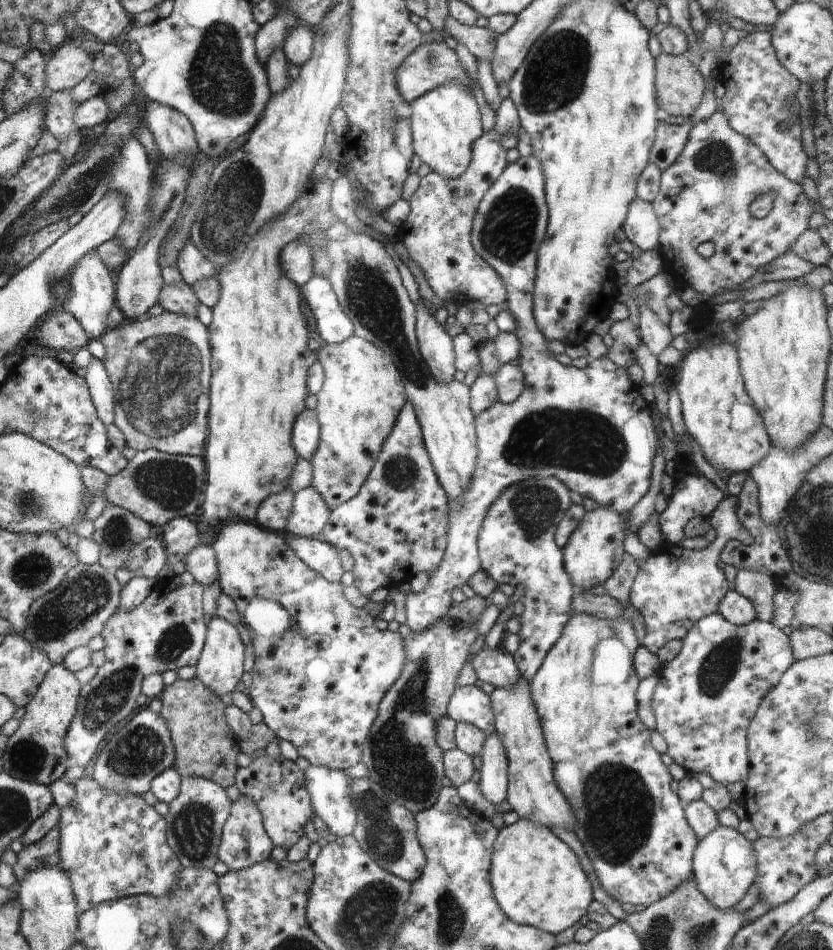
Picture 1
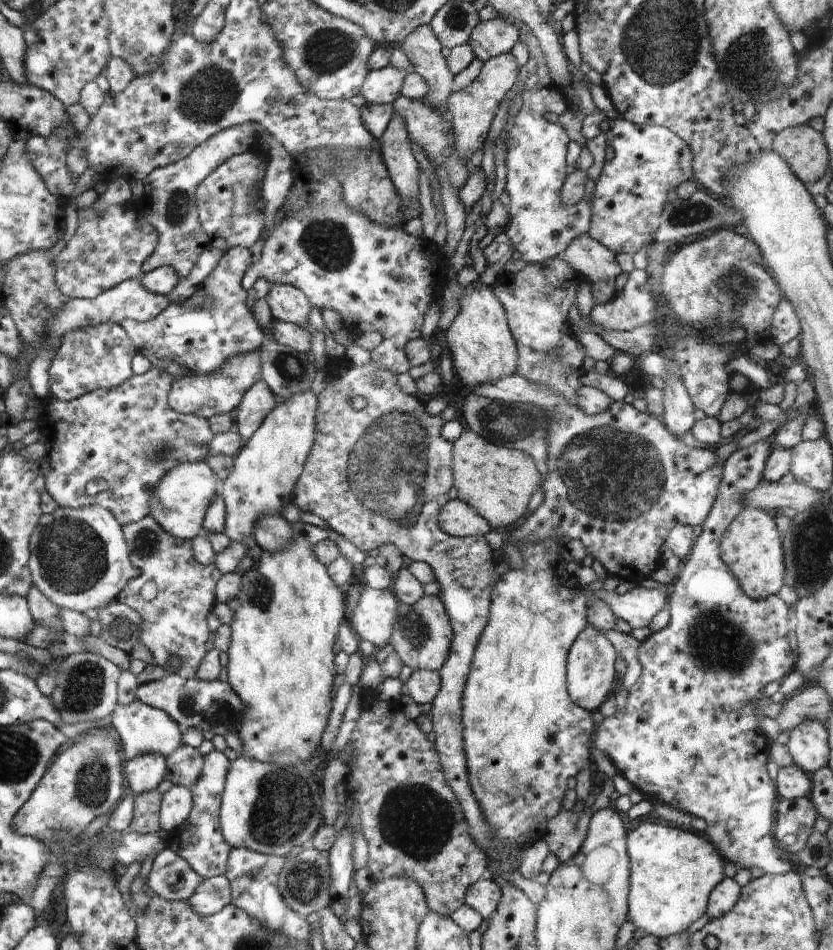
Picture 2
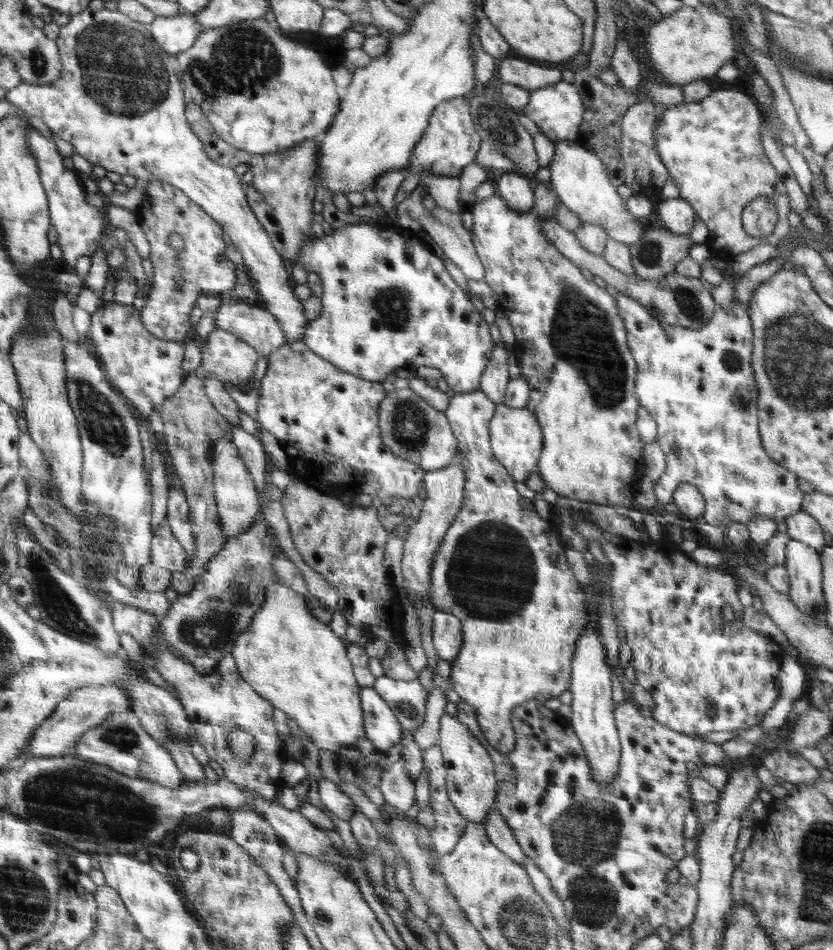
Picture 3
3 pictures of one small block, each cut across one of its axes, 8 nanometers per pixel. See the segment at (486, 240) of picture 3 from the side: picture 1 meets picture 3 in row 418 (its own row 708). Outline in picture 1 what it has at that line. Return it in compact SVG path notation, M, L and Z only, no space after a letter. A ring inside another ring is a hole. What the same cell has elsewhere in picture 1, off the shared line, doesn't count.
M573 613L570 616L570 620L566 622L566 626L562 628L562 636L550 648L540 669L529 681L528 686L530 686L530 698L534 702L538 720L540 720L548 754L556 769L558 789L563 796L569 799L570 808L574 810L574 818L576 818L574 834L582 843L584 852L586 852L590 862L592 862L592 868L596 872L596 878L598 878L600 886L610 898L614 898L621 904L628 903L634 906L642 904L647 907L663 900L666 896L670 896L684 882L693 880L692 856L694 848L698 844L698 838L686 821L684 806L670 787L670 782L673 779L668 773L667 767L661 762L661 755L652 747L651 732L642 724L637 714L638 702L636 701L635 693L640 680L636 675L636 670L634 670L634 658L640 646L634 626L630 622L630 615L622 616L618 620L607 620L595 618L590 616L590 614Z

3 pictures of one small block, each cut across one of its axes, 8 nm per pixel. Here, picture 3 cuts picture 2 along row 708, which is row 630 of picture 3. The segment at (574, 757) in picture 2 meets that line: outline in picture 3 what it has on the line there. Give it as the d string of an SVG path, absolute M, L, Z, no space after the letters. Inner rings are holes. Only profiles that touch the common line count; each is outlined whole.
M476 391L456 393L445 408L445 416L458 443L456 461L463 466L466 482L462 507L460 507L450 528L446 531L441 545L437 548L433 558L430 571L429 598L431 598L431 603L434 607L457 616L461 622L463 643L458 656L453 661L450 661L452 668L449 679L451 680L450 686L452 690L460 695L462 701L470 703L470 706L474 707L477 723L485 739L499 753L507 753L512 752L515 747L515 732L513 731L510 718L512 709L530 699L544 704L546 700L557 698L564 690L570 689L571 658L574 656L576 641L582 635L585 624L587 624L587 614L585 613L587 608L585 607L585 594L581 590L581 586L576 580L572 569L569 567L567 556L565 555L566 545L560 536L558 525L555 525L551 520L545 521L542 519L536 513L535 502L520 496L516 490L515 480L503 467L503 464L498 462L498 459L492 454L489 441L489 421L493 418L496 407L497 405L488 396L481 391Z

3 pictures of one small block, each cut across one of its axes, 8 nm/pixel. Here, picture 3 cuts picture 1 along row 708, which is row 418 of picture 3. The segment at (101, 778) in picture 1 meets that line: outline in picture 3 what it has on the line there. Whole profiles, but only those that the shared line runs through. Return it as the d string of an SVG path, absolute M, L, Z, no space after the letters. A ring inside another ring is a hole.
M115 300L109 305L103 304L91 314L88 337L91 338L90 342L95 346L96 353L102 361L102 365L105 366L110 381L114 382L114 387L118 389L118 392L122 392L130 398L130 404L137 408L138 416L142 417L144 423L149 423L148 418L154 408L158 408L160 411L160 406L164 404L164 401L172 397L185 380L185 377L182 376L182 368L180 368L185 356L185 341L167 341L150 334L142 324L141 313L133 304L124 306L116 303Z

